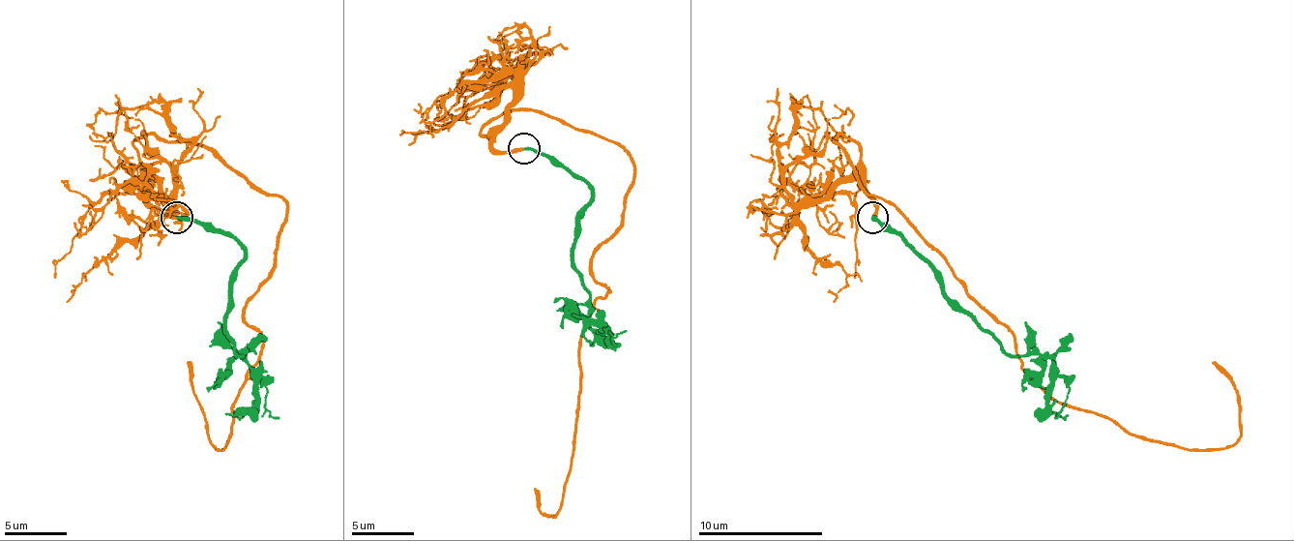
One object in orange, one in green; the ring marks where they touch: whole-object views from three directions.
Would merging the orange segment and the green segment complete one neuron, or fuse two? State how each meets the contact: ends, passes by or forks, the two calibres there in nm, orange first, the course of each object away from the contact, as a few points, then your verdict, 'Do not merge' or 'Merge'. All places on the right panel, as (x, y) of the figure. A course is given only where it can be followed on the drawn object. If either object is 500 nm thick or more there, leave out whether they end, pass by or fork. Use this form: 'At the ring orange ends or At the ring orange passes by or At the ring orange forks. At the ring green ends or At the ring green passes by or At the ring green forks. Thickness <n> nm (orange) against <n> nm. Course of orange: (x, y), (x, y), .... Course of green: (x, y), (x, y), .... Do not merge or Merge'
At the ring orange ends. At the ring green ends. Thickness 300 nm (orange) against 260 nm. Course of orange: (871, 217), (843, 135), (866, 192), (1024, 370), (1133, 435), (1190, 450), (1239, 435), (1214, 360). Course of green: (871, 217), (1009, 353), (1045, 353), (1055, 378), (1052, 413), (1068, 413). Merge

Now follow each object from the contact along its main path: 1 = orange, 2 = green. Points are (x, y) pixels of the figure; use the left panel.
1: (177, 217), (146, 197), (146, 135), (196, 141), (286, 204), (224, 450), (187, 360)
2: (177, 217), (212, 223), (243, 251), (233, 273), (227, 338), (246, 360), (255, 398), (236, 416), (243, 413)

